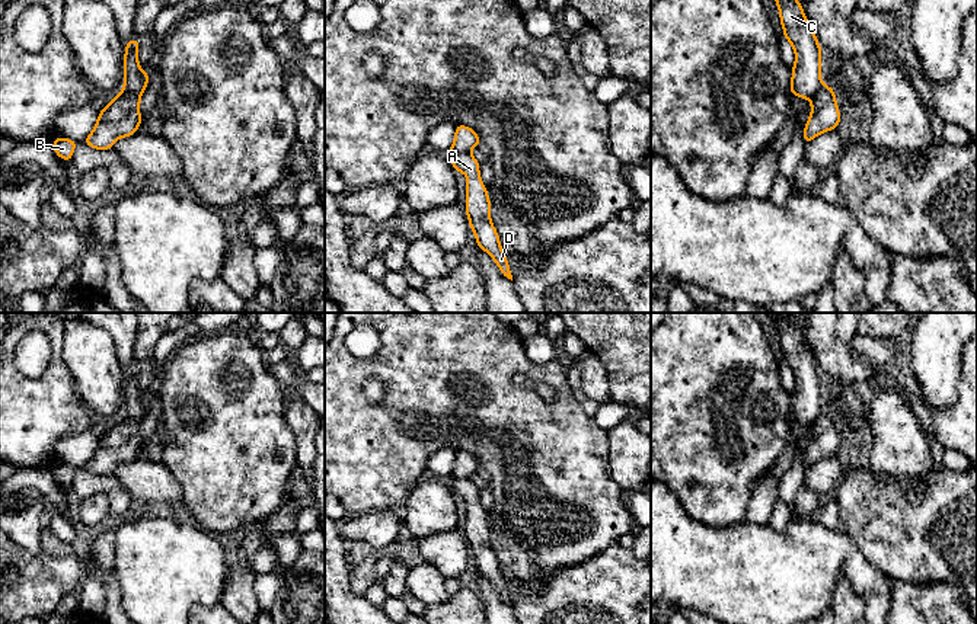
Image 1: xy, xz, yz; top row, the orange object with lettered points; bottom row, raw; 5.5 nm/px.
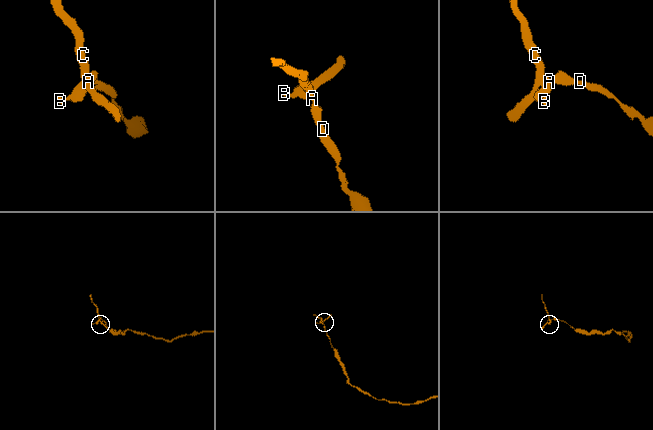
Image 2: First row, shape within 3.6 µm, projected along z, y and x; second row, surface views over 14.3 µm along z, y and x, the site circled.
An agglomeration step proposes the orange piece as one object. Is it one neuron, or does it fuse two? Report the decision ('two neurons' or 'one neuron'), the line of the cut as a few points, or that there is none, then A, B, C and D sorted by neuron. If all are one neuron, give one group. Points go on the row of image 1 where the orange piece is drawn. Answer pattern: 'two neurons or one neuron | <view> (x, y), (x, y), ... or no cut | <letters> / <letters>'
two neurons | xy (124, 88), (143, 90) | A B D / C

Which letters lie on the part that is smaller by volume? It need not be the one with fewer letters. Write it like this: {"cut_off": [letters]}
{"cut_off": ["C"]}

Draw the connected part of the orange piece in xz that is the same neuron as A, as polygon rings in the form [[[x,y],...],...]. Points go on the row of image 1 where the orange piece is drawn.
[[[447,151],[456,172],[462,172],[467,177],[466,188],[466,214],[470,230],[475,233],[478,247],[485,250],[497,263],[501,273],[513,281],[507,256],[501,247],[497,228],[491,223],[491,201],[486,185],[480,180],[479,161],[469,153]]]

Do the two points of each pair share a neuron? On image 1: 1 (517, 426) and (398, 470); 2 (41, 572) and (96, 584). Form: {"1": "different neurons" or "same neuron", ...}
{"1": "same neuron", "2": "different neurons"}

